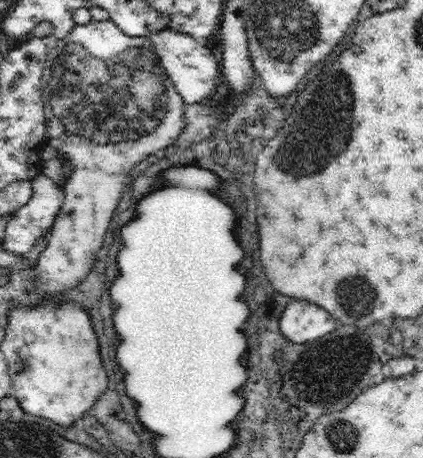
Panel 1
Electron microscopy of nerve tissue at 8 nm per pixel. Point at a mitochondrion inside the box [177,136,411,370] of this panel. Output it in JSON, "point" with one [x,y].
{"point":[356,294]}

